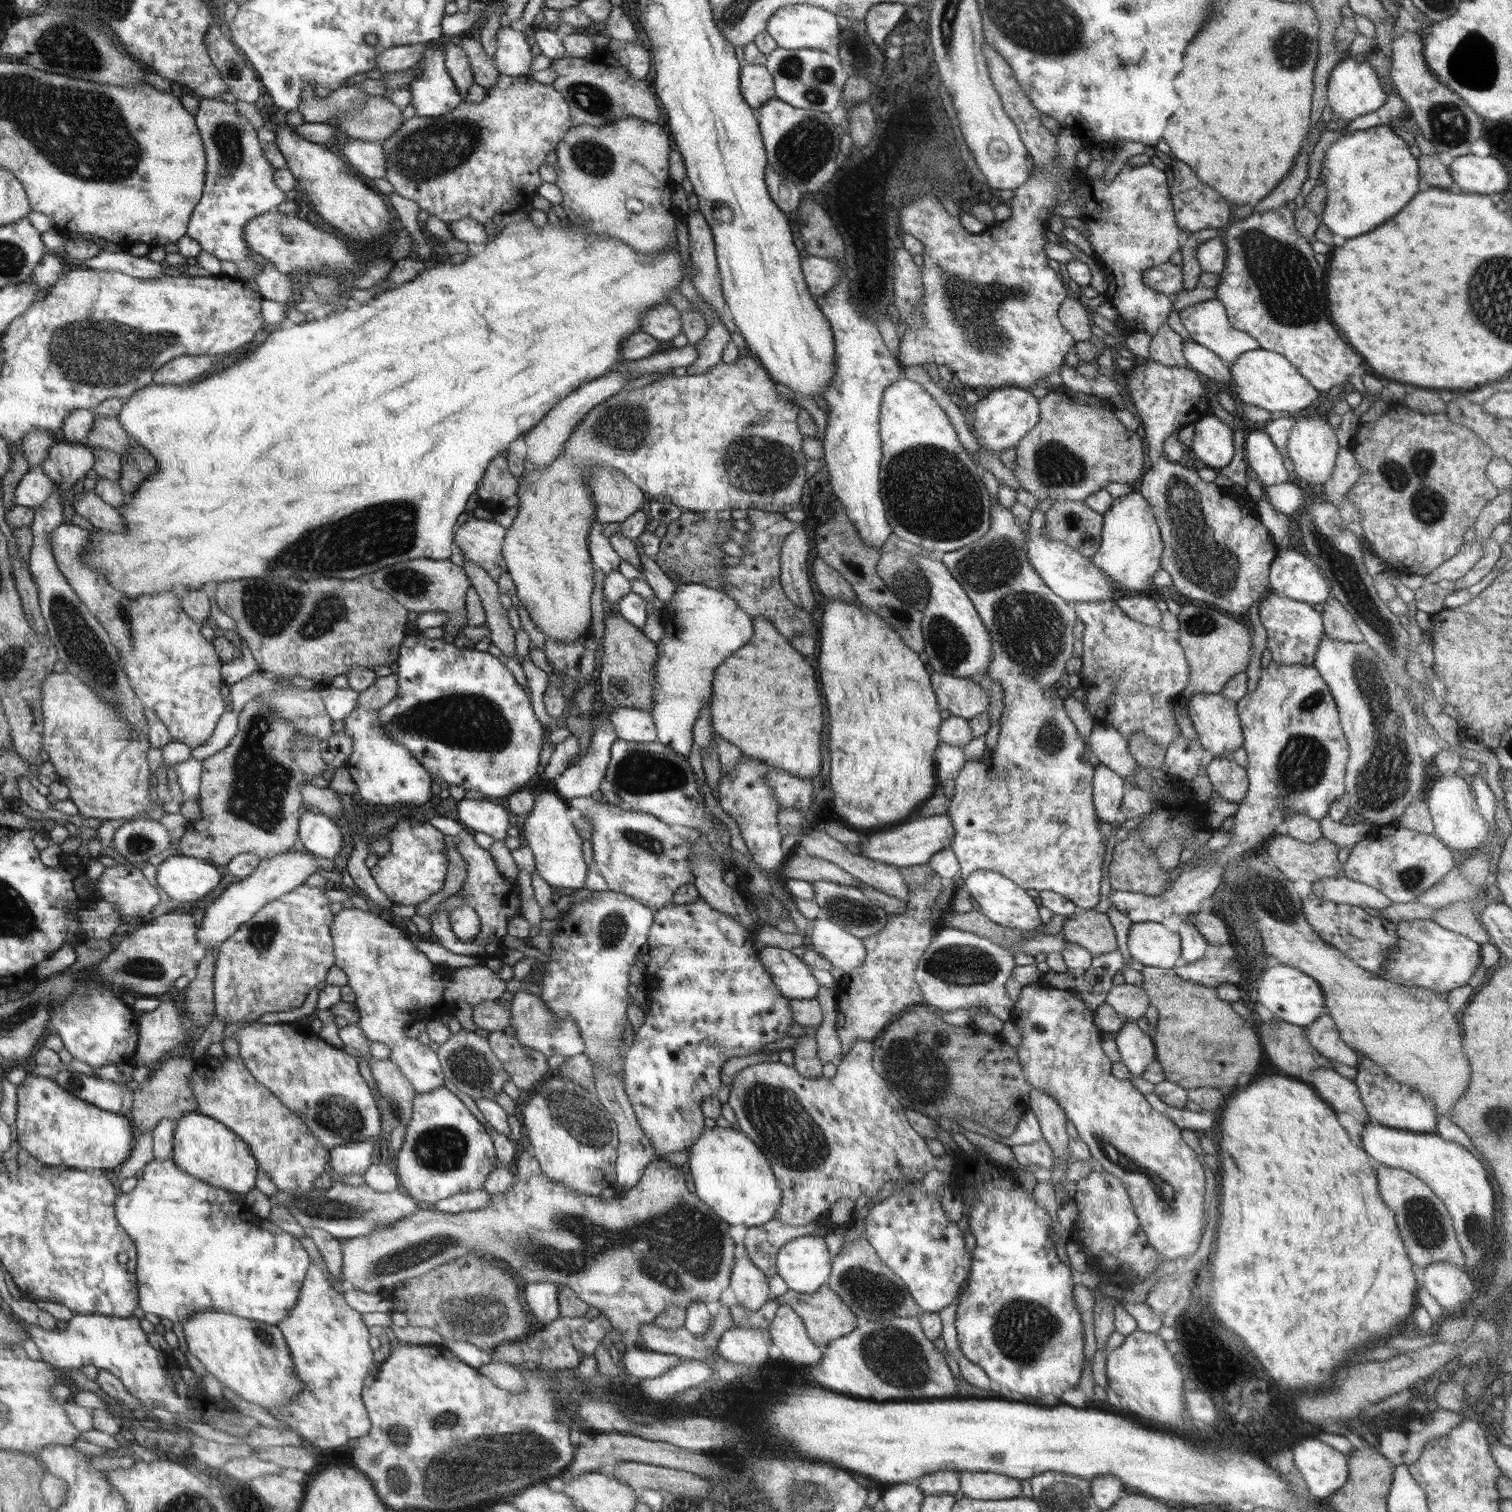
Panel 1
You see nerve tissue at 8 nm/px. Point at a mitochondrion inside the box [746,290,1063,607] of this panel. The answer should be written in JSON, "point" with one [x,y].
{"point":[931,494]}

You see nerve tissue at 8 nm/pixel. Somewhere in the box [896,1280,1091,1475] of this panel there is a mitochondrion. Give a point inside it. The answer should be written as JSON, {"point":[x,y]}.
{"point":[1022,1330]}

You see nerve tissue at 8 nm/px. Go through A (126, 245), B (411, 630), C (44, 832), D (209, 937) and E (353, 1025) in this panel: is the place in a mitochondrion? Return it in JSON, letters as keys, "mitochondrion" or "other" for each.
{"A":"other","B":"other","C":"other","D":"other","E":"other"}

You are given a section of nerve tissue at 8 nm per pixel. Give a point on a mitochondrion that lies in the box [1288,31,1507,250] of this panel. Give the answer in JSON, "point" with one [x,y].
{"point":[1450,127]}

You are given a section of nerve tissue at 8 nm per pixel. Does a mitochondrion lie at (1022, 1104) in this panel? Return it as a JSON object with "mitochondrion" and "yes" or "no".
{"mitochondrion":"no"}

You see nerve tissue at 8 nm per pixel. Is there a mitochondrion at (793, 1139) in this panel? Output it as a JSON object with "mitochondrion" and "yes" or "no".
{"mitochondrion":"yes"}

